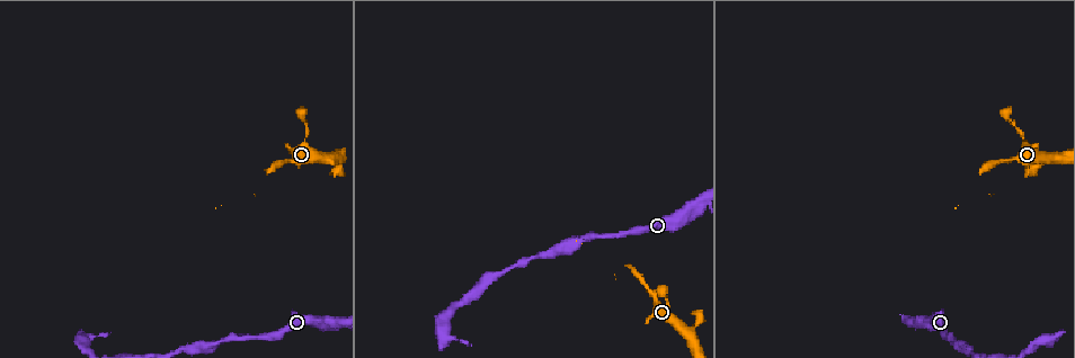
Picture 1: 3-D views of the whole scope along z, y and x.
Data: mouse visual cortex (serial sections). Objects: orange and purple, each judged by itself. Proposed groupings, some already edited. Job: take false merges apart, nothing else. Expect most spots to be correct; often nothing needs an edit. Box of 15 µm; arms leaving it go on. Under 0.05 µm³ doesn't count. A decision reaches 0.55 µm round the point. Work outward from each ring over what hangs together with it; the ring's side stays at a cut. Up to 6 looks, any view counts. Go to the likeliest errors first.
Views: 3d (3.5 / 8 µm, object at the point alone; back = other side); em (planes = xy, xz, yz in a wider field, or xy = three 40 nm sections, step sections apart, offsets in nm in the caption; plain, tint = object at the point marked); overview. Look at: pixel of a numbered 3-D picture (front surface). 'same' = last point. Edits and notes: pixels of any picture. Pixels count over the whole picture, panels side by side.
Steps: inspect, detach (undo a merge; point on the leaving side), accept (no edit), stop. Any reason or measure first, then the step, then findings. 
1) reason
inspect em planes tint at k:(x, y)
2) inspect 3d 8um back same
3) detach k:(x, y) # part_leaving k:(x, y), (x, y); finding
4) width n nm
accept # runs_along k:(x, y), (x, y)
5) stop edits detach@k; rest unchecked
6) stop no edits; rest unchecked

sharp bend
inspect 3d 3.5um at 1:(339, 166)

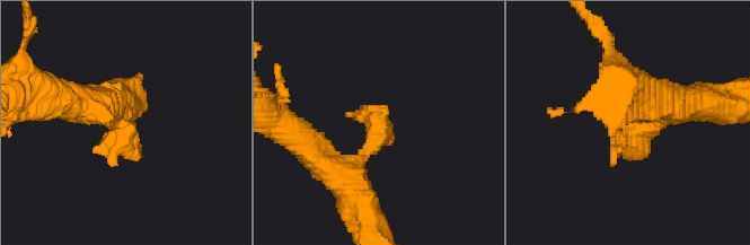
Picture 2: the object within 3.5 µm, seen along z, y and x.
now the EM
inspect em xy step 2 tint at 2:(638, 131)

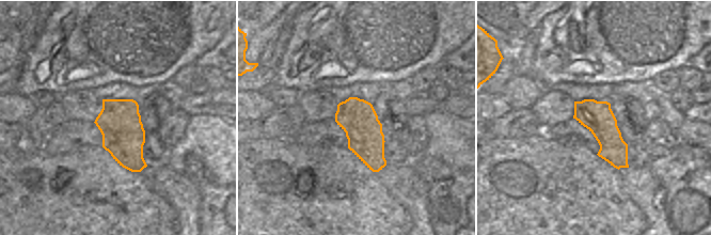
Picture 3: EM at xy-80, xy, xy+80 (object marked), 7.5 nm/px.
accept # runs_along 2:(670, 103), (618, 151); one cell here

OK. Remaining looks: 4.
narrows sharply
inspect 3d 3.5um at 1:(665, 299)

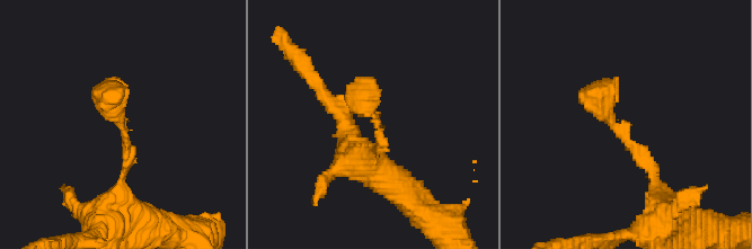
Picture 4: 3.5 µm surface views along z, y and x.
now the EM
inspect em xy step 2 tint at 4:(376, 117)

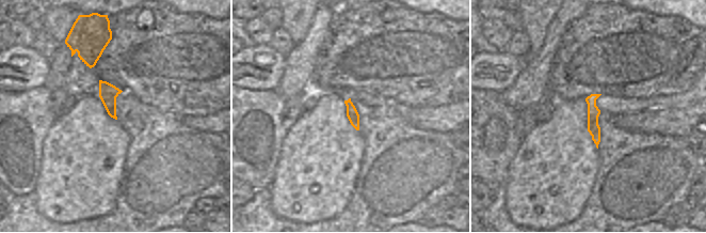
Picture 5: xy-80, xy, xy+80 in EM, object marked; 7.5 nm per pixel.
accept # runs_along 5:(593, 96), (593, 128), (596, 140); one cell here

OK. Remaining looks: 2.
a narrow waist
inspect em xy step 3 tint at 1:(580, 239)

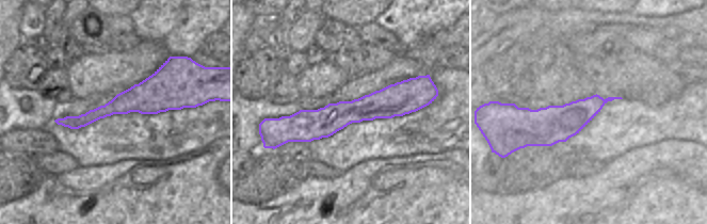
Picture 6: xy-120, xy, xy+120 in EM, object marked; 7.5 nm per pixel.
inspect 3d 3.5um same

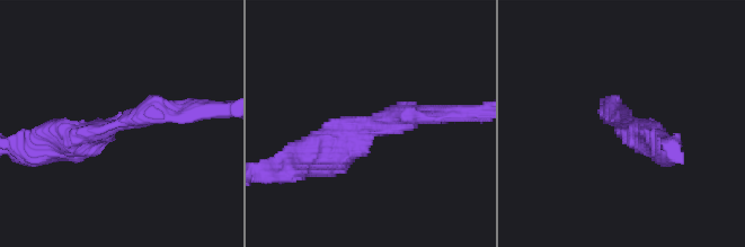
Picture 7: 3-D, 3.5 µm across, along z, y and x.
width 220 nm
accept # runs_along 6:(421, 104), (280, 121); one cell here

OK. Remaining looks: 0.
stop no edits; rest unchecked

